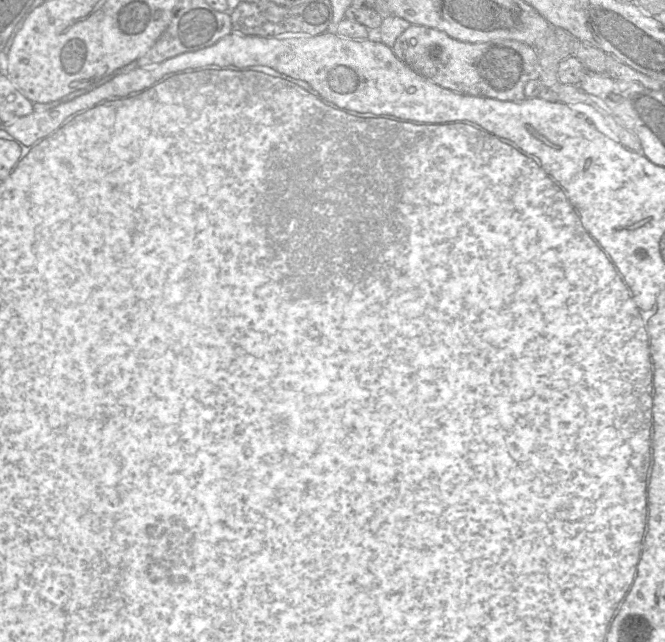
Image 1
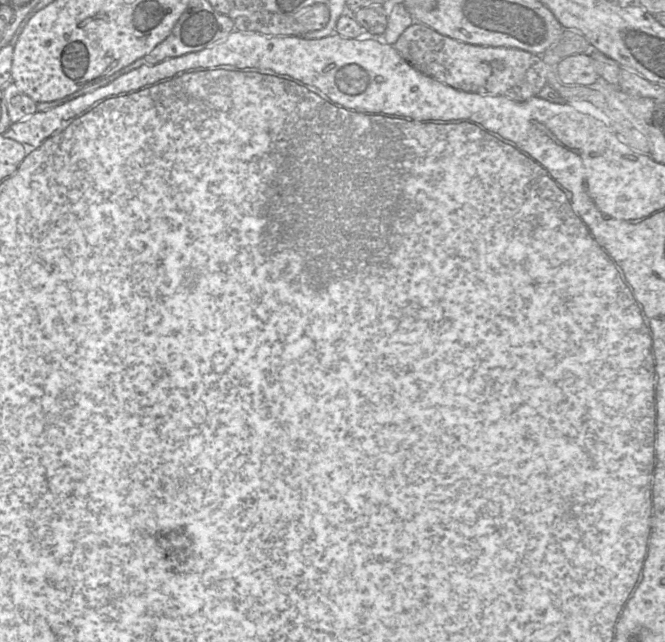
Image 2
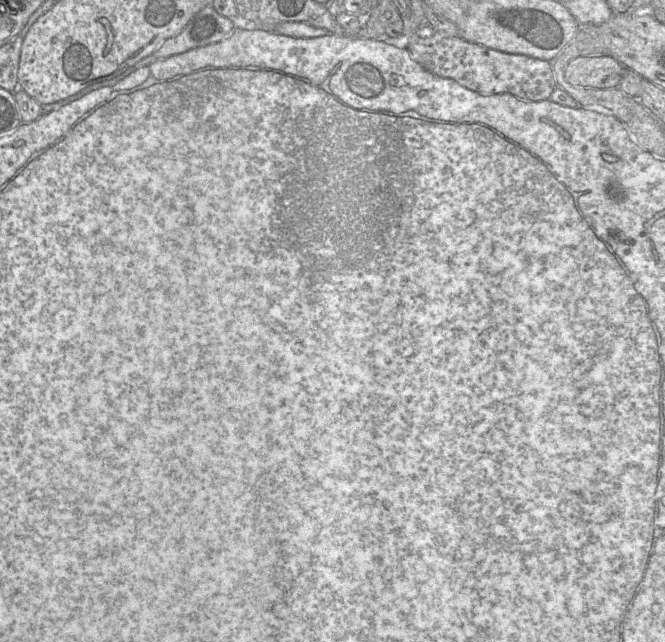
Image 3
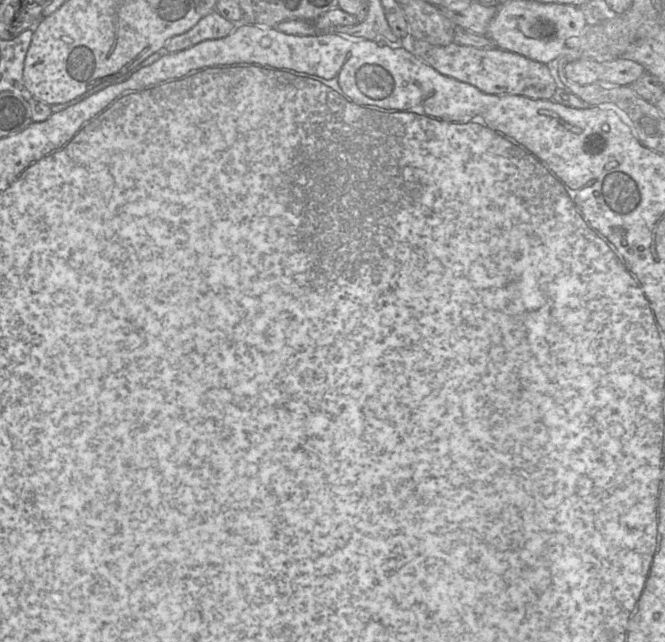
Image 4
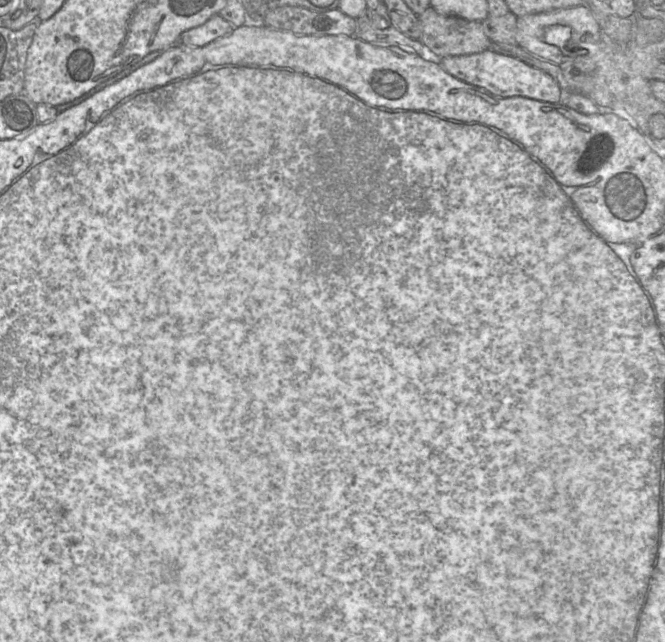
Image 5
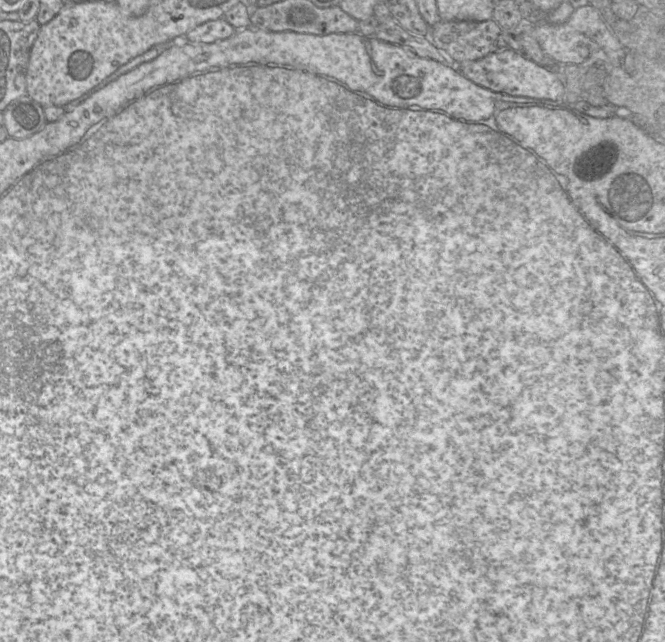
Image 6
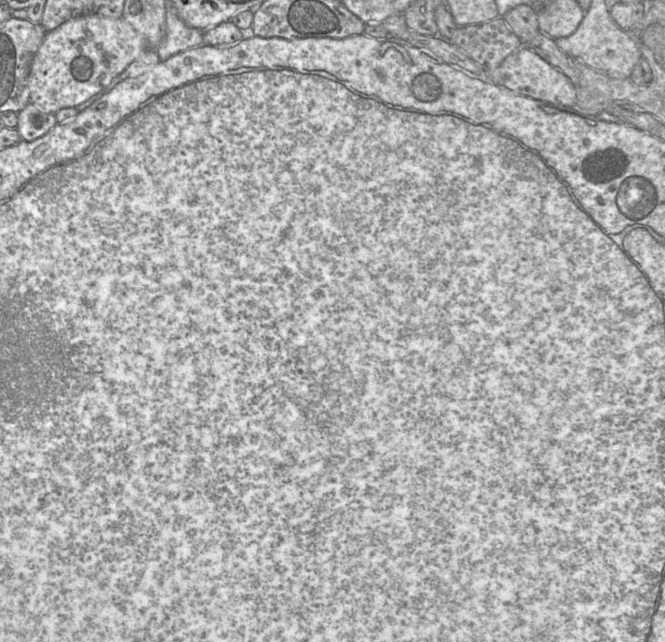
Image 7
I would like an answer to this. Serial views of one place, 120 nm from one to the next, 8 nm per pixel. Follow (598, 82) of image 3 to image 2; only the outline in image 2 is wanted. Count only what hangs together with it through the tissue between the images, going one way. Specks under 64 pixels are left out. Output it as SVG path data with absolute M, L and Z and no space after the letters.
M572 55L558 66L558 75L566 86L593 86L600 80L591 55Z

